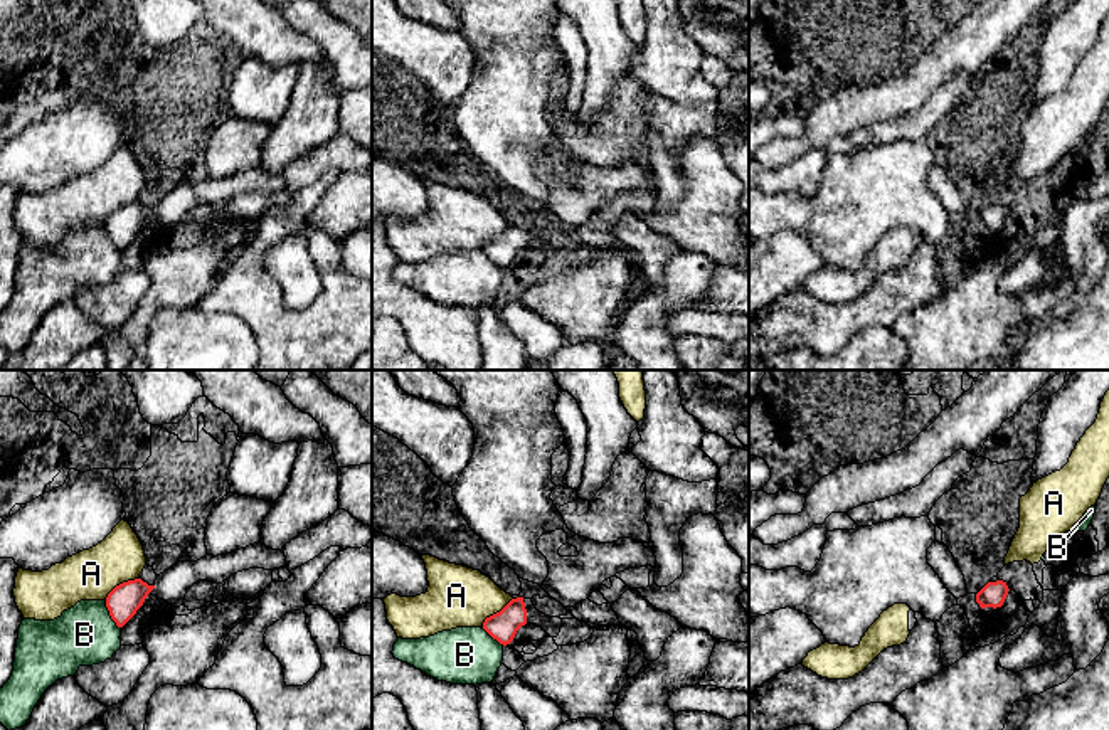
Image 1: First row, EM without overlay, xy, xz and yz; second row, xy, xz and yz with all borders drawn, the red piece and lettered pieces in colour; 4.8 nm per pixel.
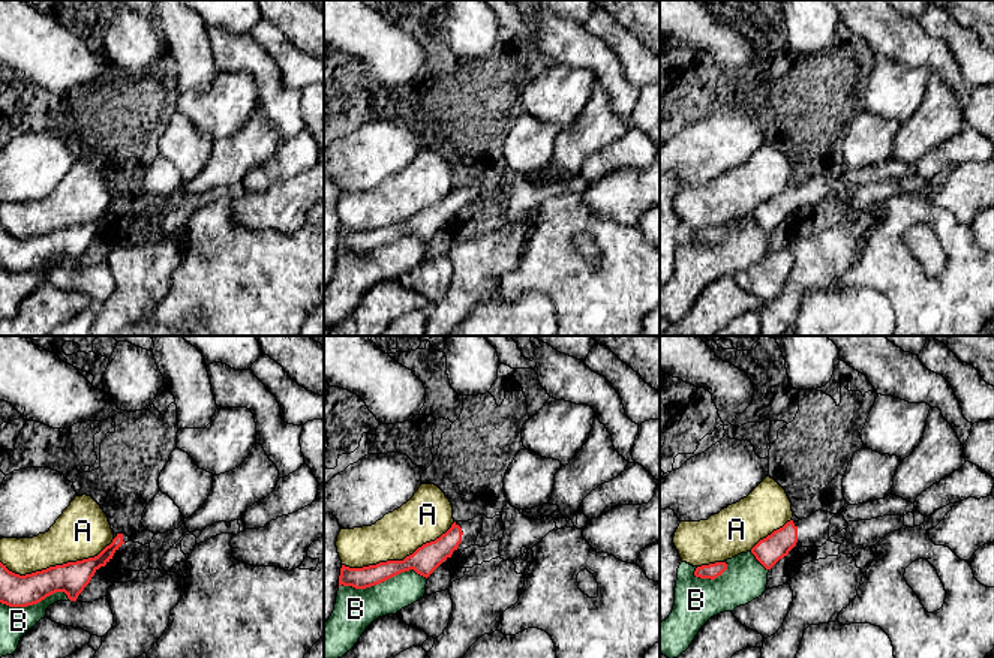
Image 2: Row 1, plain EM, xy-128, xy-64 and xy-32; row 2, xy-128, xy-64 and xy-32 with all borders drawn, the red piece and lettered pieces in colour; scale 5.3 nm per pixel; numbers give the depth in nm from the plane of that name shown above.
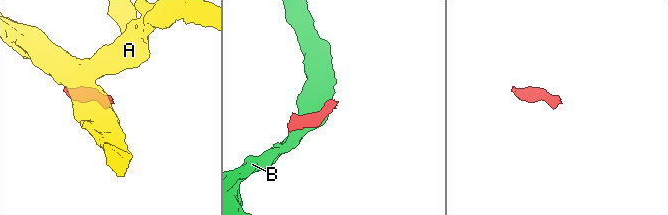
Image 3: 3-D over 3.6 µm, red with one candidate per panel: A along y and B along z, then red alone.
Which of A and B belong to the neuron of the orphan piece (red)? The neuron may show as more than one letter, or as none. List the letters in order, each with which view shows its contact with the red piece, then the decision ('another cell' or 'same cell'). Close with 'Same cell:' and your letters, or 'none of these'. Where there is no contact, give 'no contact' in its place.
A: xy | another cell
B: xy | another cell
Same cell: none of these

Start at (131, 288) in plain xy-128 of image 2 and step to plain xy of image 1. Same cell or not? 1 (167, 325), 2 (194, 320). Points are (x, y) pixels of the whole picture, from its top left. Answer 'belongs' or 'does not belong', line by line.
1: does not belong
2: does not belong

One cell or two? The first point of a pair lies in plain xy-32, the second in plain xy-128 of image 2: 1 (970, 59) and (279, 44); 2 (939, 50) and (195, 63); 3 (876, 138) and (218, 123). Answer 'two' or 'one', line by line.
1: one
2: two
3: two

